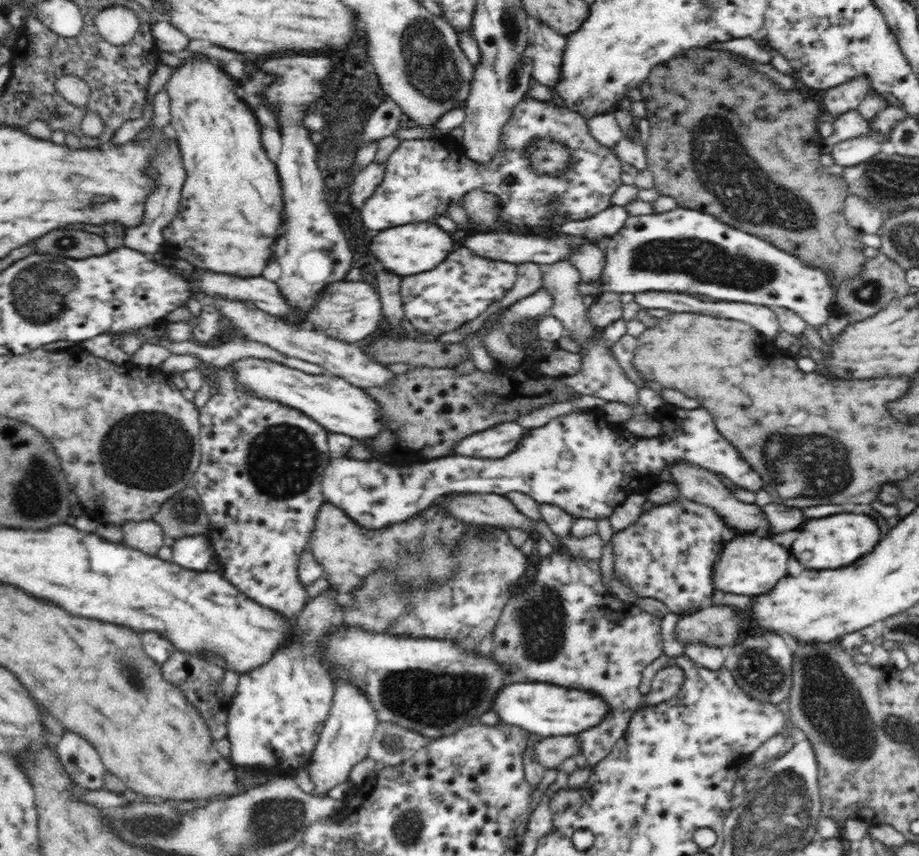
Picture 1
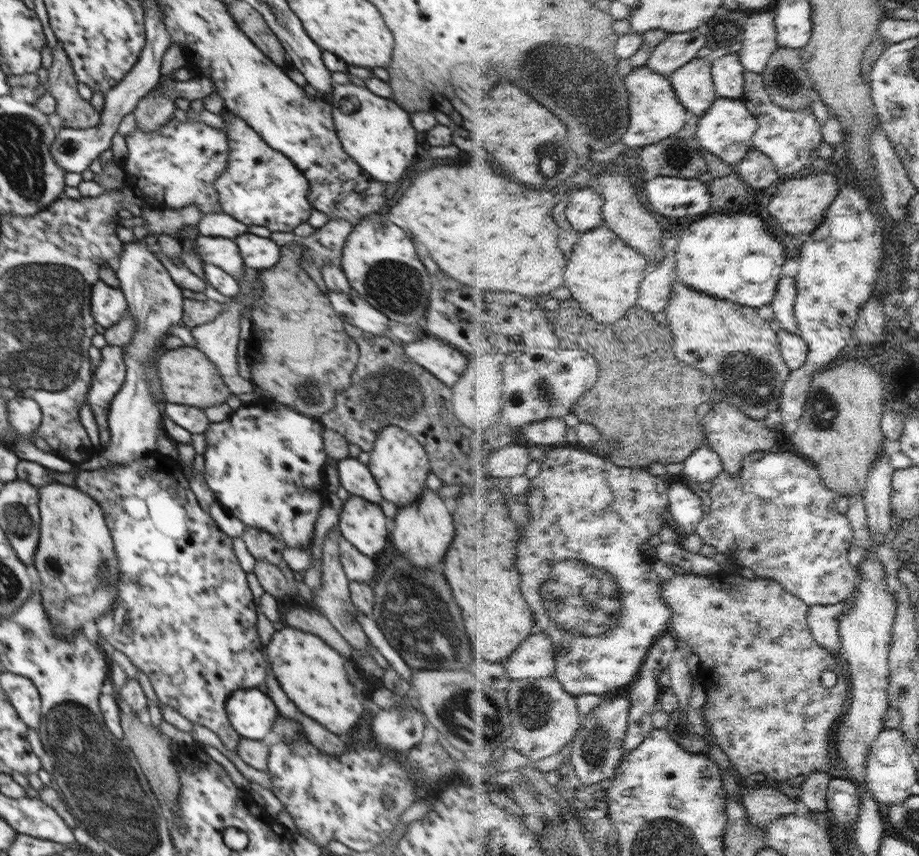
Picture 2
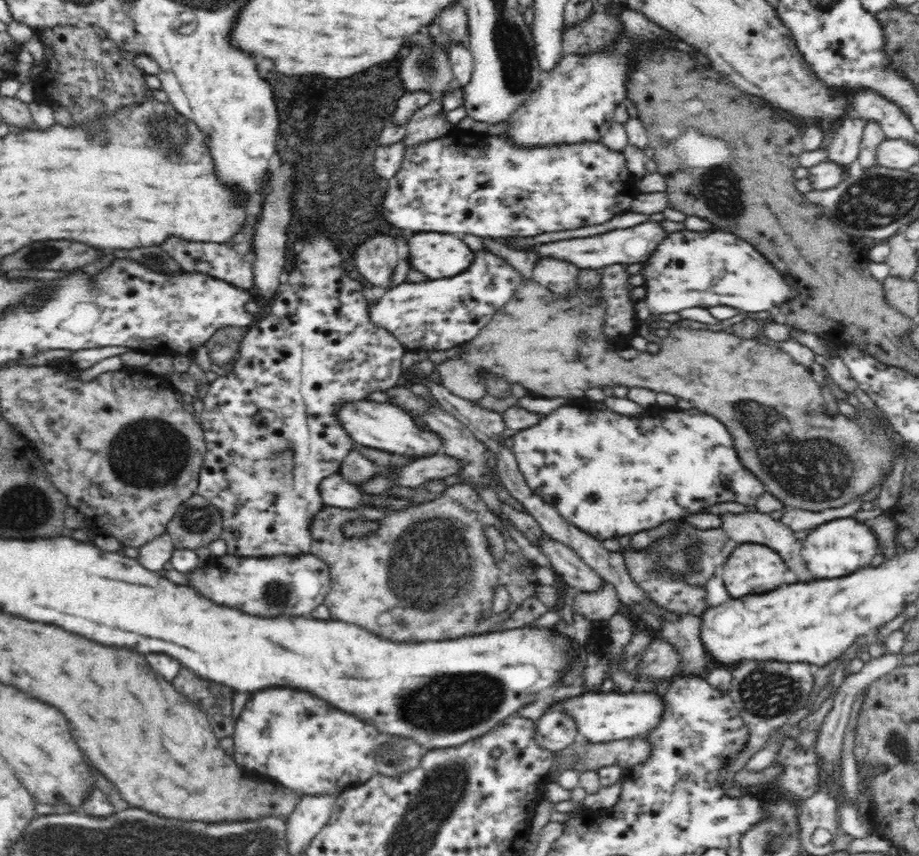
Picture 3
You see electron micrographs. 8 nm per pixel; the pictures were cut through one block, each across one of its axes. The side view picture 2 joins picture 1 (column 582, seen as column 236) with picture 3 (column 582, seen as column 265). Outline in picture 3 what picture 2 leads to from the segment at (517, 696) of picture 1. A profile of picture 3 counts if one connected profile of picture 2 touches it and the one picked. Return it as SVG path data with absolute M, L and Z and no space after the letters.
M611 691L608 693L598 692L598 694L580 694L580 696L568 698L566 702L558 704L558 708L560 708L564 714L574 719L578 729L577 734L582 734L582 736L591 743L601 743L634 737L646 737L652 729L657 727L661 719L661 714L664 710L663 700L664 698L658 697L655 692L630 692L624 695Z

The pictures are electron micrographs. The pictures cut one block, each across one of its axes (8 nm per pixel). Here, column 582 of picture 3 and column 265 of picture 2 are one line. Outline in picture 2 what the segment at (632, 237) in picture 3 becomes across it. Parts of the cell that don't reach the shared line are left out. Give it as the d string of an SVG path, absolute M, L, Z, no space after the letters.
M246 231L233 241L238 245L245 266L261 269L271 269L281 257L279 247L270 237L264 238Z

